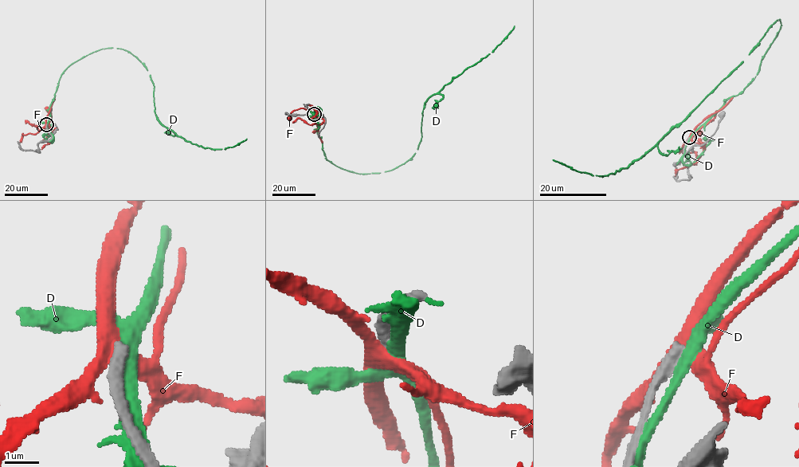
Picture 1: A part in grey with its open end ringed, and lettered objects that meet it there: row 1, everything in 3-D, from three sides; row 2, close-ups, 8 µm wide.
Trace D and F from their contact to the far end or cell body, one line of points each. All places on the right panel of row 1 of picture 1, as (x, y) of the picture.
D: (689, 138), (753, 80), (781, 25), (779, 19), (743, 61), (628, 167), (608, 175), (593, 175), (552, 159)
F: (689, 138), (704, 151), (696, 161), (679, 168), (675, 175)

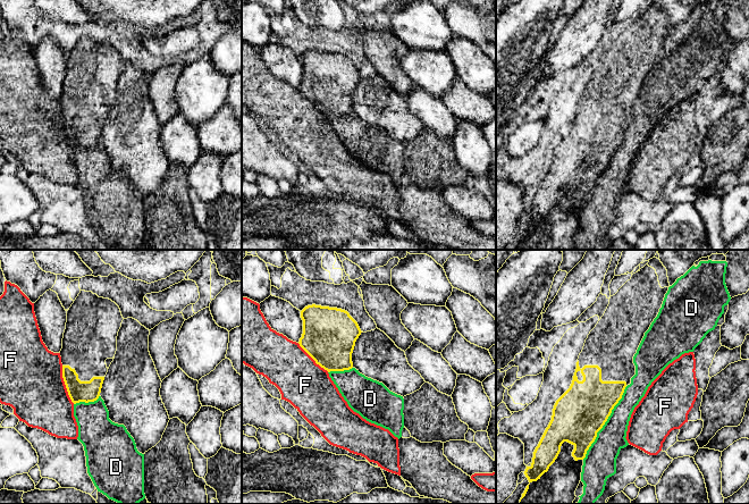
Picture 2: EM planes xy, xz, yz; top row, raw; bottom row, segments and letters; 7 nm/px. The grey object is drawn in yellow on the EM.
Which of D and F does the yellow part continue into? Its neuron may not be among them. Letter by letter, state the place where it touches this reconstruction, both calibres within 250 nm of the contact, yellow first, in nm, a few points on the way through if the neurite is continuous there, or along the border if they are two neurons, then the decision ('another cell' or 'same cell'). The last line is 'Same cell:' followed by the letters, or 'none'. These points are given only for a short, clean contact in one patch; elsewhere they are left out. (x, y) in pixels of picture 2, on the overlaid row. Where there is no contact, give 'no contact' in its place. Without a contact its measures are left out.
D: yz (605, 421) | 360/220 nm | another cell
F: xy (65, 384) | 150/440 nm | another cell
Same cell: none

